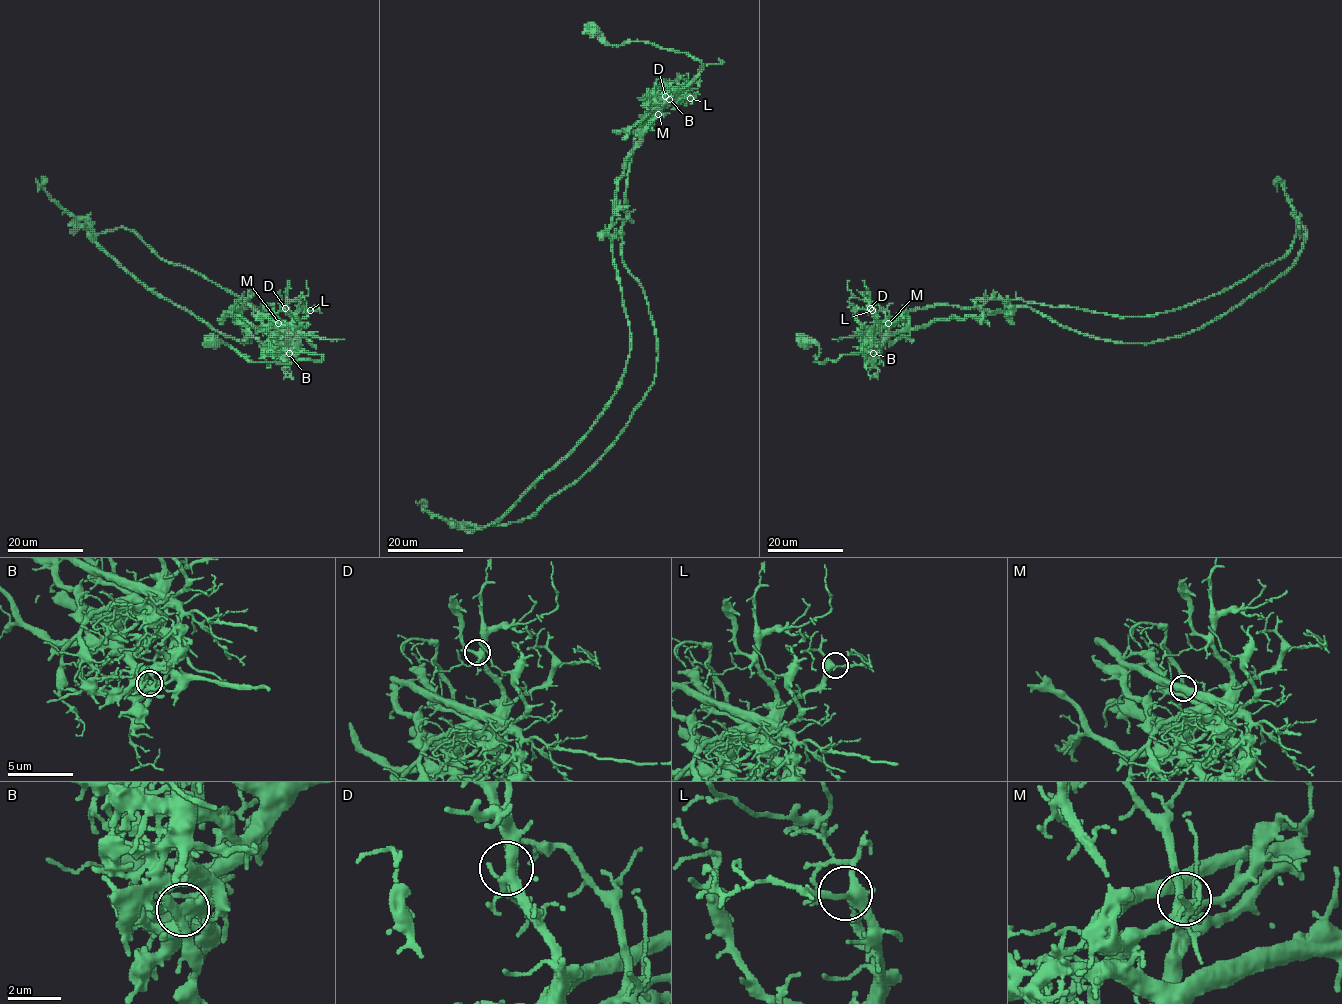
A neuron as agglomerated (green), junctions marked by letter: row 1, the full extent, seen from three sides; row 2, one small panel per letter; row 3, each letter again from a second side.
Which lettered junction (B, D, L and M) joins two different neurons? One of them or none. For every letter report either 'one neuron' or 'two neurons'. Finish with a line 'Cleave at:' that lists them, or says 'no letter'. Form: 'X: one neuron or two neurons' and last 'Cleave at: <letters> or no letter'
B: two neurons
D: one neuron
L: one neuron
M: one neuron
Cleave at: B

